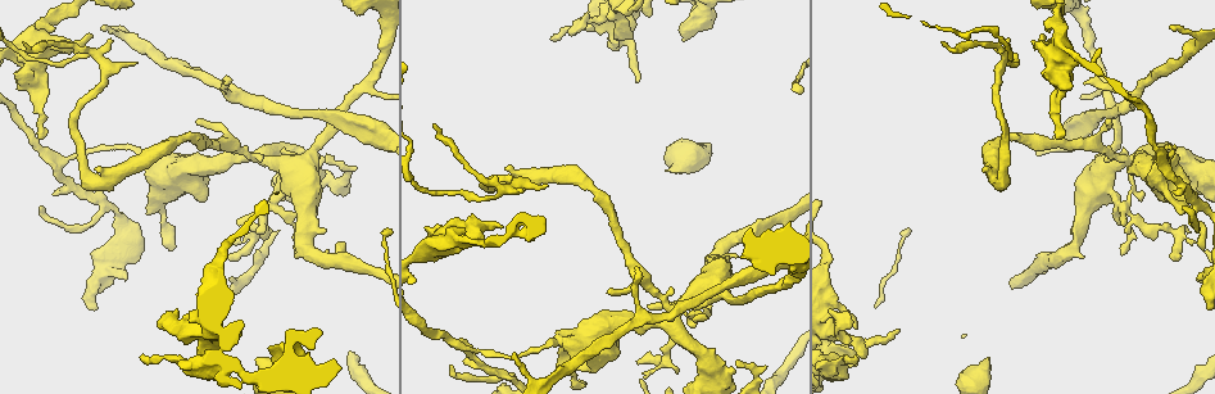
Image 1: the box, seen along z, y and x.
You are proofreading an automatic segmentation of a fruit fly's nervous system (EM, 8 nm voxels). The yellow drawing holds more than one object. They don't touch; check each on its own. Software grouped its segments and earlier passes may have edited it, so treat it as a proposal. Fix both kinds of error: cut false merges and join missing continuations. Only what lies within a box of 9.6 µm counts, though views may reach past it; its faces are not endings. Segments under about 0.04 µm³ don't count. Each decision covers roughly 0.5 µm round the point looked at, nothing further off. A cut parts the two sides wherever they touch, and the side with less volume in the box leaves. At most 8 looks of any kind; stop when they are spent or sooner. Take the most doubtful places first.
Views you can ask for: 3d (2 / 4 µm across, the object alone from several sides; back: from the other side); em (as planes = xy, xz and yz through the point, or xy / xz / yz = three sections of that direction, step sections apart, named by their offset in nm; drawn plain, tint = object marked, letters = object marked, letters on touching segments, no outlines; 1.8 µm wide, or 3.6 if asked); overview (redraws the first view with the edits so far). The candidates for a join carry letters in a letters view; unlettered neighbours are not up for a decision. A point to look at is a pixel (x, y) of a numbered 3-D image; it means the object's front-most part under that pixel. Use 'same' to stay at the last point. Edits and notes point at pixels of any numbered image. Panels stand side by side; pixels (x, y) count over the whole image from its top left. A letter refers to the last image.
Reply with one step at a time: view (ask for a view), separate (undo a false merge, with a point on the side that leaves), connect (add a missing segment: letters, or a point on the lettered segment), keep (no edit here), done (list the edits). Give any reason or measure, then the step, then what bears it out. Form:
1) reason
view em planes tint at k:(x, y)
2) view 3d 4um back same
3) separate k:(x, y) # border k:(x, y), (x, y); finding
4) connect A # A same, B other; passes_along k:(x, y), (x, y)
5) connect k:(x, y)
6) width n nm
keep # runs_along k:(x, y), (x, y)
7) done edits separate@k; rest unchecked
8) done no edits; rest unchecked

an open end
view 3d 4um back at 1:(986, 358)

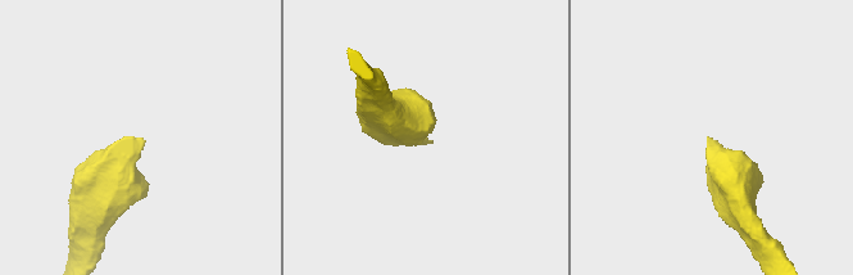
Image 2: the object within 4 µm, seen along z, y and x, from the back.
view em planes letters at 2:(710, 138)

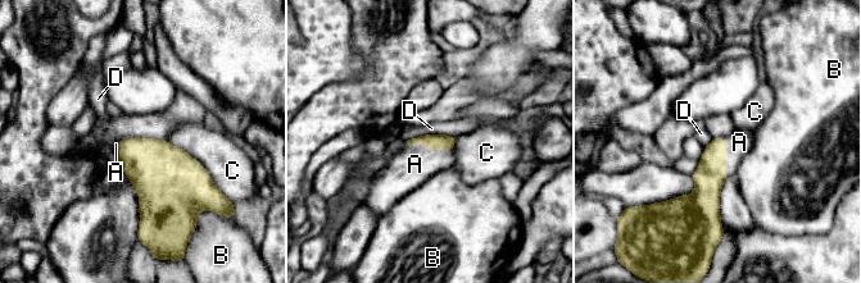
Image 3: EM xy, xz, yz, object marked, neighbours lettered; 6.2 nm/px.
connect A # A same, B other, C other, D other; it goes on there

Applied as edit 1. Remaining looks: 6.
four-way junction
view em 3.6um xz step 8 tint at 1:(289, 166)

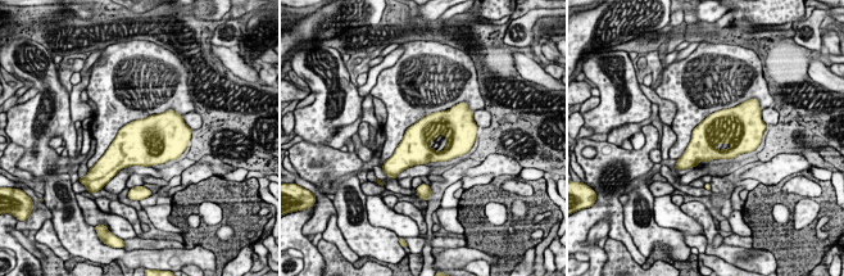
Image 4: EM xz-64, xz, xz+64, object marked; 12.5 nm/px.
cut it another way
view em 3.6um planes letters same

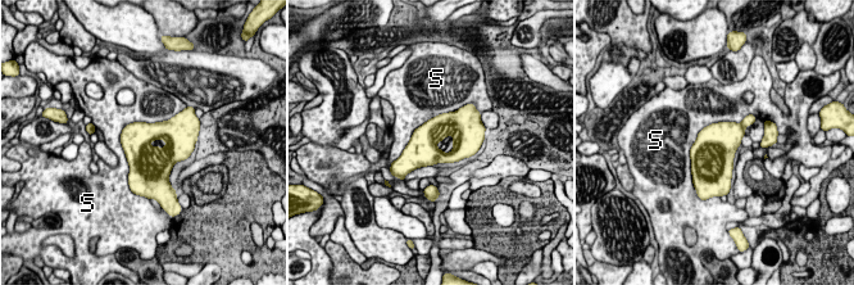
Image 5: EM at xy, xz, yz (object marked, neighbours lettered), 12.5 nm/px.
keep # S other; border 5:(177, 113), (122, 130), (127, 184); continuous, no second cell

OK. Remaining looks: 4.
an open end
view em xy step 4 tint at 1:(91, 33)

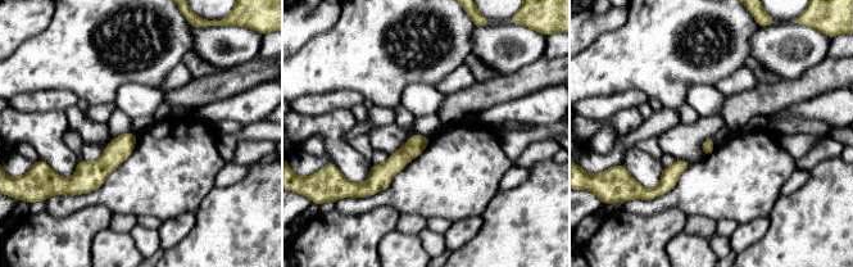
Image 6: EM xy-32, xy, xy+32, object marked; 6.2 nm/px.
cut it another way
view em planes letters same

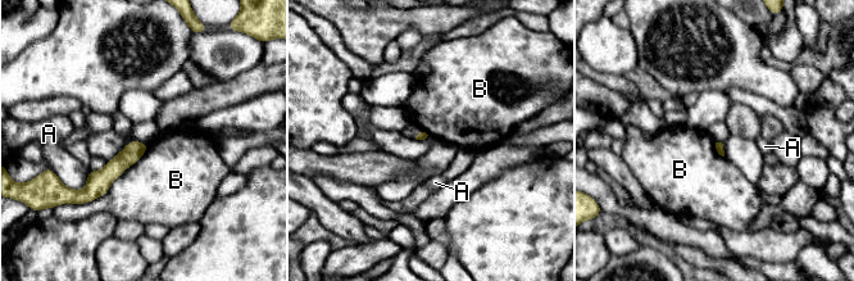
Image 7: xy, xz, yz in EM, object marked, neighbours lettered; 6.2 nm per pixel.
keep # A other, B other; runs_along 7:(142, 145), (135, 149), (87, 191); none of them fits

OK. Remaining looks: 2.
done edits connect@3; rest unchecked

